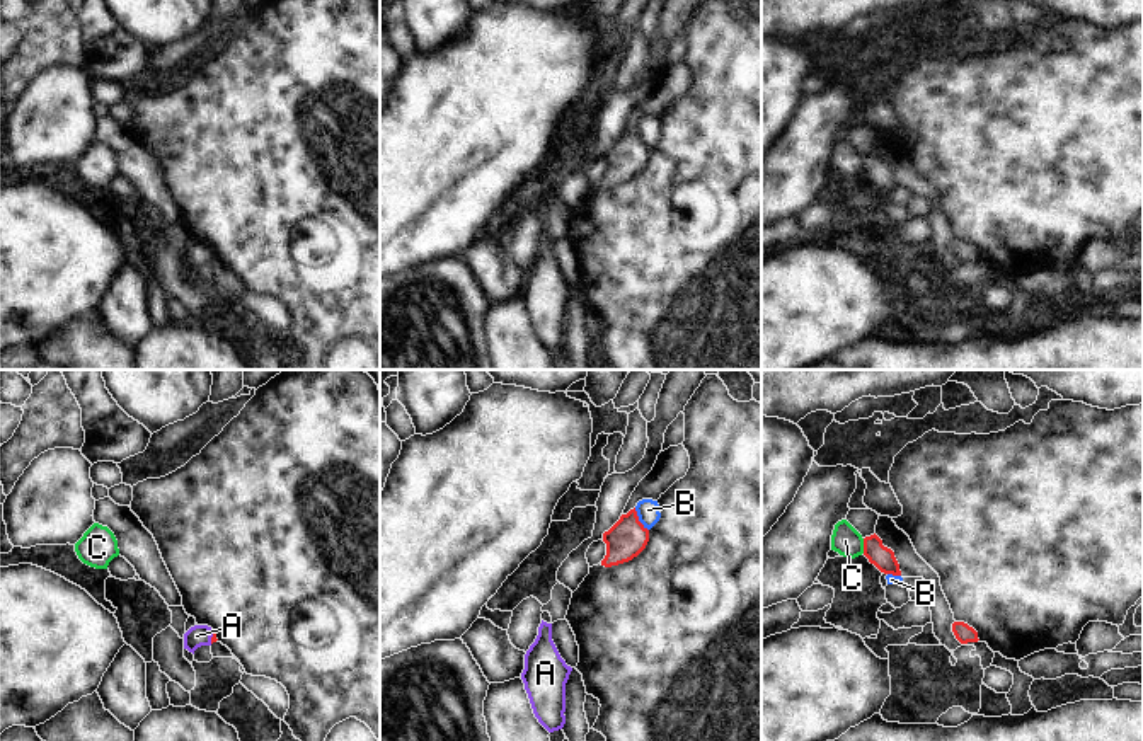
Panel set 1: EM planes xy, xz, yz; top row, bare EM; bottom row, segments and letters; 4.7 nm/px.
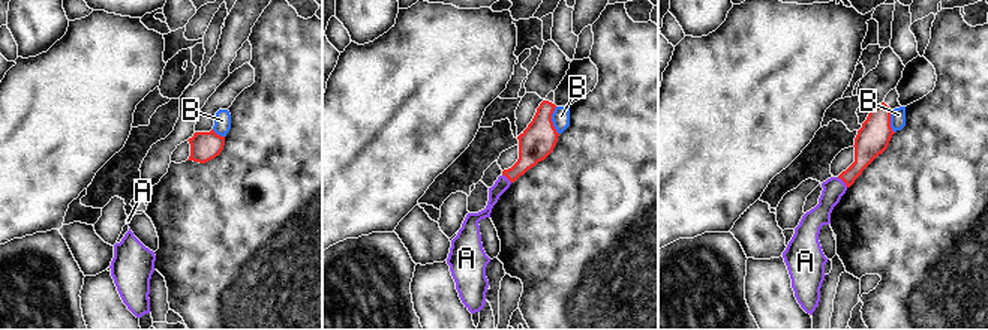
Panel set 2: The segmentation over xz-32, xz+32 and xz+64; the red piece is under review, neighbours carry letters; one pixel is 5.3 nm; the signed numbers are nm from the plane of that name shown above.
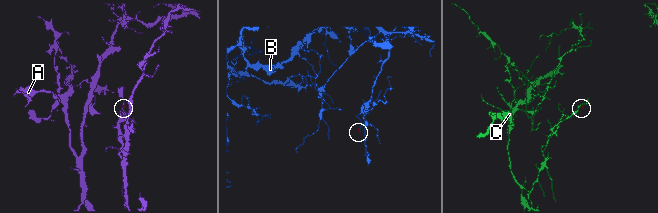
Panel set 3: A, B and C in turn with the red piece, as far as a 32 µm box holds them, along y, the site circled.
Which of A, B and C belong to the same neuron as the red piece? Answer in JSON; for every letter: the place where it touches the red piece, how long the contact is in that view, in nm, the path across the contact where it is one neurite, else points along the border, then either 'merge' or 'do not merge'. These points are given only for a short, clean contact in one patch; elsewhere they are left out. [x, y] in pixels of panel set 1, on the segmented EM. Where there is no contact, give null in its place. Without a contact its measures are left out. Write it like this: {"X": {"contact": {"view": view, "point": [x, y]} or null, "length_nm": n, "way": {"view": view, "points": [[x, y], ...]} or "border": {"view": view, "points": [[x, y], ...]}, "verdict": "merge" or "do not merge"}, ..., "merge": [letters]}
{"A": {"contact": {"view": "xy", "point": [212, 637]}, "length_nm": 60, "way": {"view": "xy", "points": [[213, 639], [212, 637], [196, 636]]}, "verdict": "merge"}, "B": {"contact": {"view": "xz", "point": [637, 520]}, "length_nm": 130, "verdict": "do not merge"}, "C": {"contact": {"view": "yz", "point": [864, 545]}, "length_nm": 70, "border": {"view": "yz", "points": [[862, 539], [864, 552]]}, "verdict": "do not merge"}, "merge": ["A"]}

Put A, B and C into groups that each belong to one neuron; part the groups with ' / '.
A / B / C

